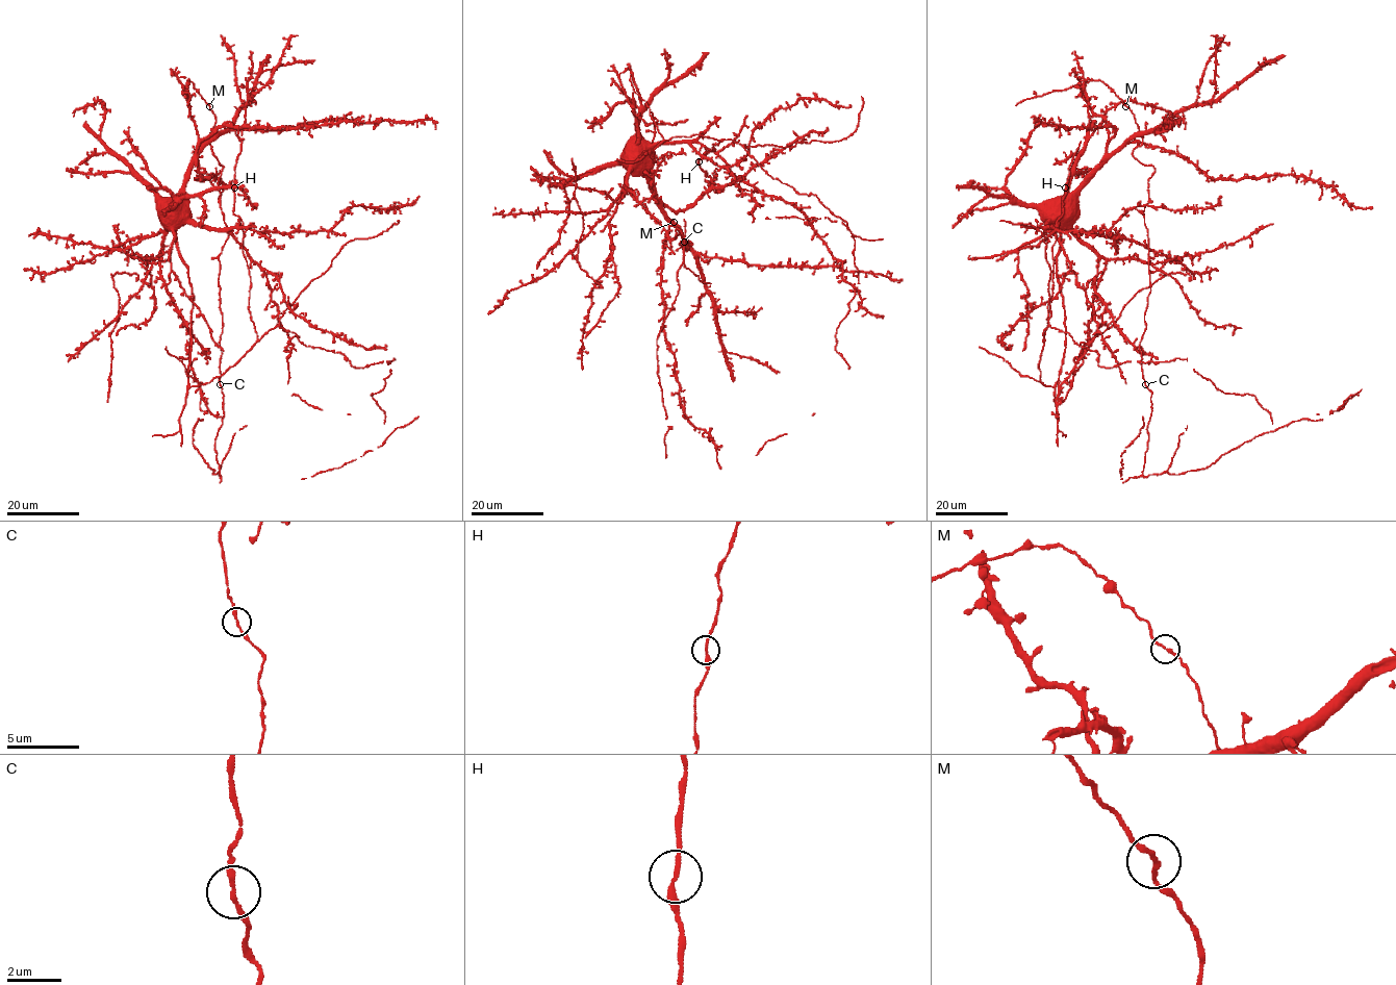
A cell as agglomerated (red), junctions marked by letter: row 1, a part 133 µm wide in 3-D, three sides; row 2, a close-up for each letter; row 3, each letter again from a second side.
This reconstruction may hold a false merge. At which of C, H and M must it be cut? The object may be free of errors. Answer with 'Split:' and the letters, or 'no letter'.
Split: no letter

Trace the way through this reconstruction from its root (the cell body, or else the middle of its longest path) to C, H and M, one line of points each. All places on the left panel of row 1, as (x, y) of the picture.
C: (172, 216), (198, 143), (189, 80), (214, 117), (209, 144), (223, 168), (220, 383)
H: (172, 216), (191, 224), (216, 228), (240, 227), (243, 221), (233, 212), (234, 187)
M: (172, 216), (179, 210), (186, 173), (195, 160), (198, 143), (198, 131), (185, 94), (187, 80), (209, 106)

